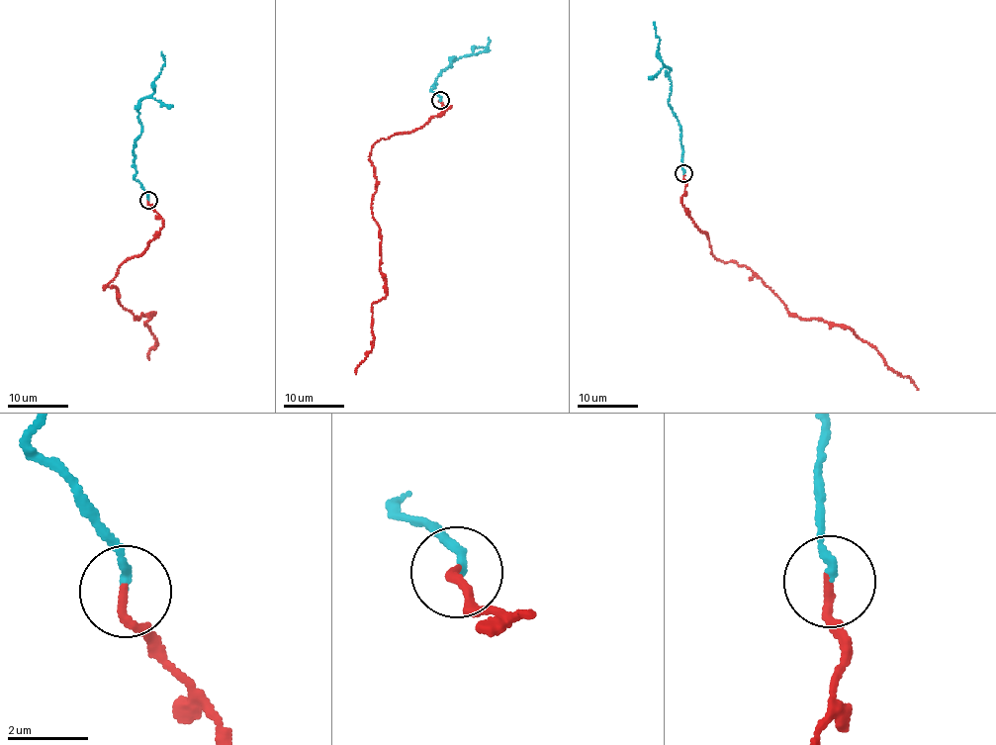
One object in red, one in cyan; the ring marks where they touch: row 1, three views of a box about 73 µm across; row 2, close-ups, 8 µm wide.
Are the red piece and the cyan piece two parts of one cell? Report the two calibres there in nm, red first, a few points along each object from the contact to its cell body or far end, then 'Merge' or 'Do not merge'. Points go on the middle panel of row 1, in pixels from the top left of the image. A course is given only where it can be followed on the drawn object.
Thickness 240 nm (red) against 180 nm. Course of red: (440, 100), (448, 109), (373, 145), (370, 208), (380, 232), (386, 294), (372, 305), (371, 350), (355, 374). Course of cyan: (440, 100), (431, 89), (438, 75), (452, 59), (473, 52), (475, 46), (486, 46), (489, 37). Merge

